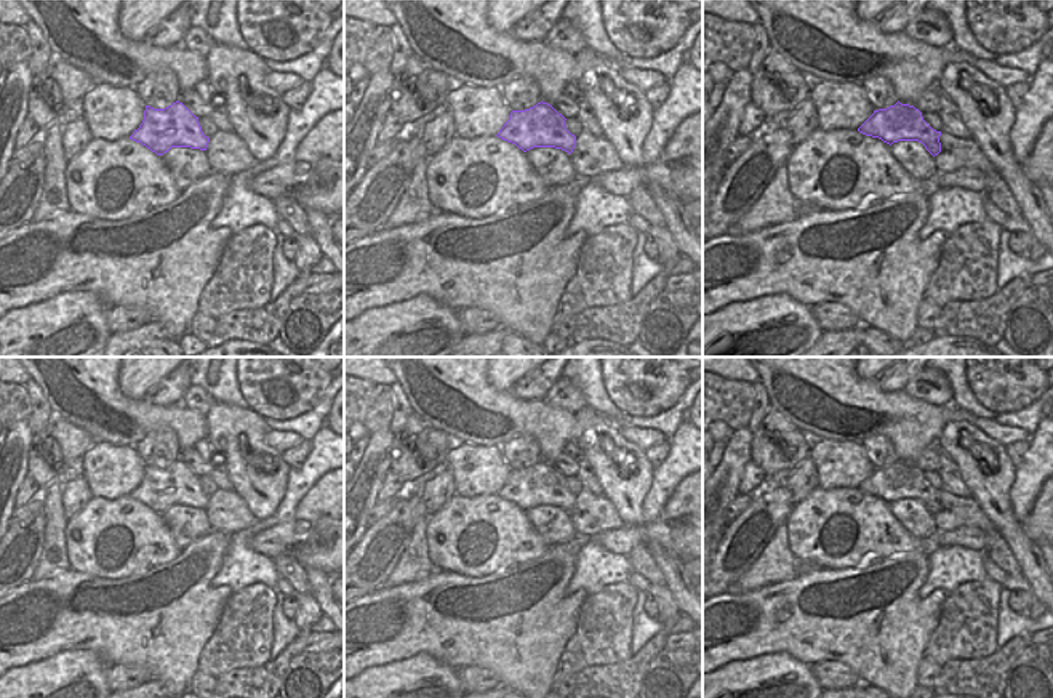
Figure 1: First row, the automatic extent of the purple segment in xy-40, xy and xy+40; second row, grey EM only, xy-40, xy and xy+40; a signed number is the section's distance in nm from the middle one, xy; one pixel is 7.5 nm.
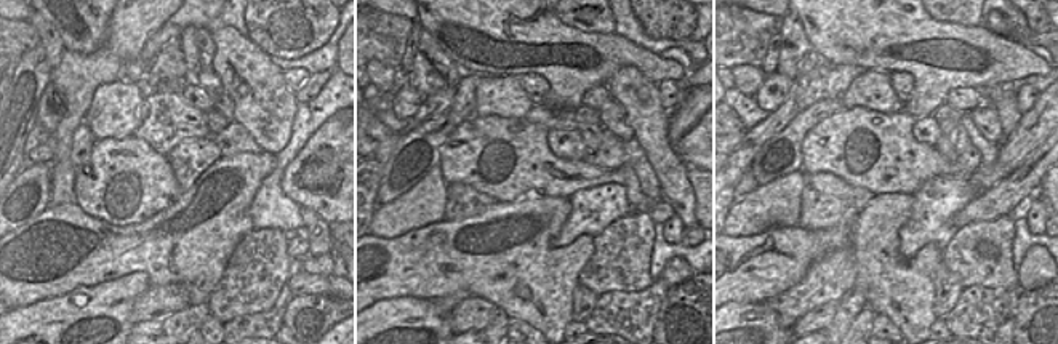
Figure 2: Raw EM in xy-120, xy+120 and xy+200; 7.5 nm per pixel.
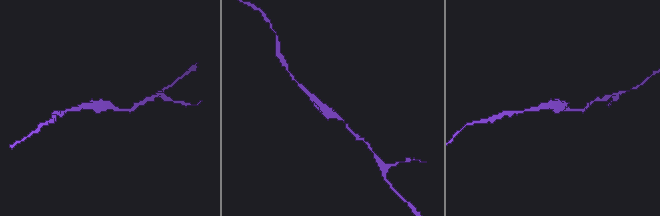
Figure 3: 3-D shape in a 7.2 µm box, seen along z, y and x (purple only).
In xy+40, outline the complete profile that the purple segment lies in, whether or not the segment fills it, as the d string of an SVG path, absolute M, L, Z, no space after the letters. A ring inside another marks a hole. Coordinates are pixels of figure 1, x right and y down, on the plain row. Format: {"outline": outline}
{"outline": "M899 459L887 467L874 469L858 490L890 504L898 499L919 499L933 515L941 511L941 490L933 488L919 467Z"}

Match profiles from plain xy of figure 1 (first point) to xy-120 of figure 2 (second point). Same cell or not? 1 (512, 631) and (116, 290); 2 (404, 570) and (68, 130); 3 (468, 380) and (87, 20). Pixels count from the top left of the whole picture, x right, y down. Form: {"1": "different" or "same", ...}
{"1": "different", "2": "same", "3": "same"}

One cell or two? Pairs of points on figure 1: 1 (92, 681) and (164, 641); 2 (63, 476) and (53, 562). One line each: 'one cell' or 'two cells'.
1: two cells
2: one cell

